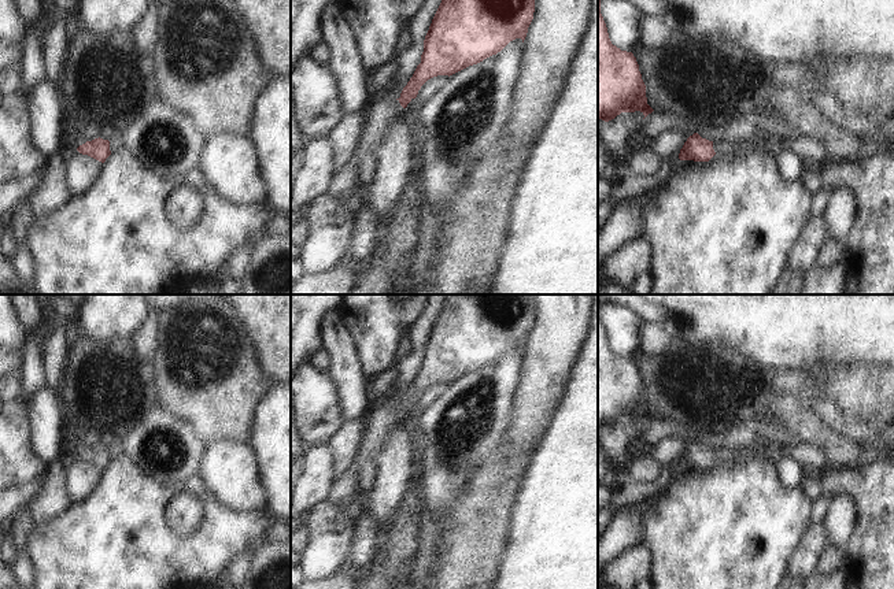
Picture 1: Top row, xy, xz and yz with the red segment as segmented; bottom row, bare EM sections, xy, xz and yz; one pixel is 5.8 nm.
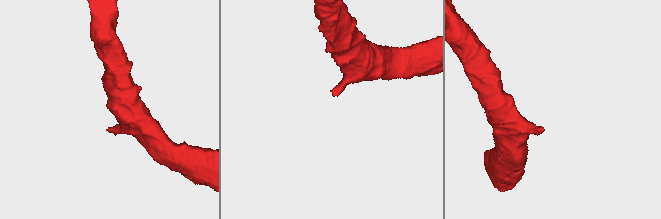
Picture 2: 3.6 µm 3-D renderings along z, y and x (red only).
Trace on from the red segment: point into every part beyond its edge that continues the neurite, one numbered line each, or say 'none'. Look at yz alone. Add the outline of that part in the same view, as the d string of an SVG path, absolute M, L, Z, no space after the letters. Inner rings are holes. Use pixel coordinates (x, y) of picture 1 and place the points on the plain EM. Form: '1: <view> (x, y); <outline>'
none

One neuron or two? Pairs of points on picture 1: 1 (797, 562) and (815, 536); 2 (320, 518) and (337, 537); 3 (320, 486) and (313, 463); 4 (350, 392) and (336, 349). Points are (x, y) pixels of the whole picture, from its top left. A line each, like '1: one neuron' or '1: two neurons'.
1: one neuron
2: one neuron
3: one neuron
4: one neuron

